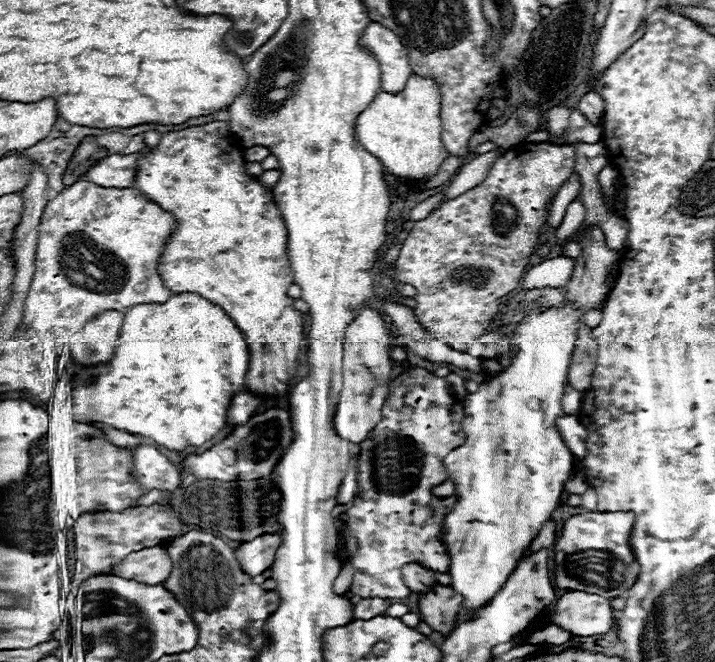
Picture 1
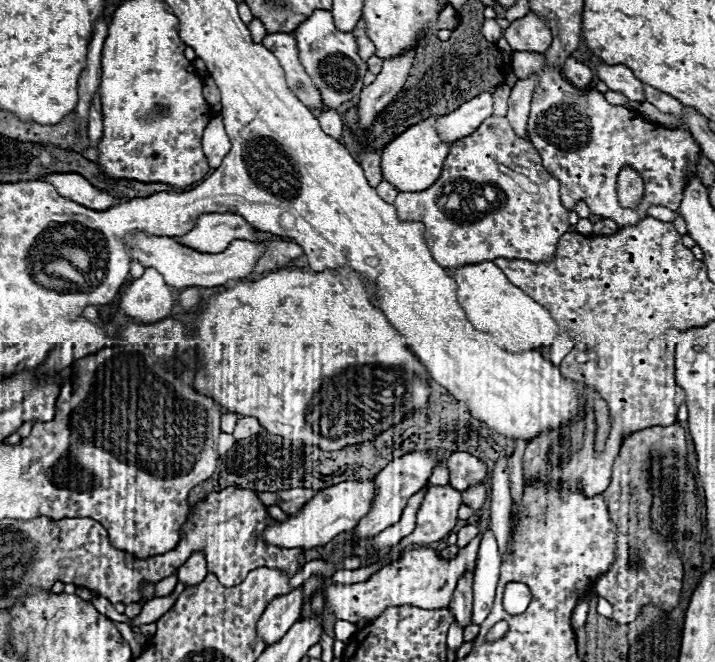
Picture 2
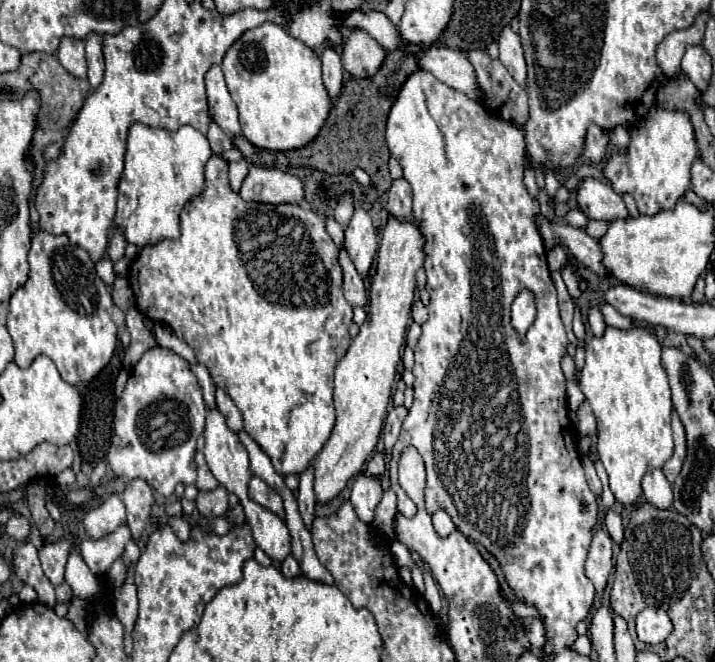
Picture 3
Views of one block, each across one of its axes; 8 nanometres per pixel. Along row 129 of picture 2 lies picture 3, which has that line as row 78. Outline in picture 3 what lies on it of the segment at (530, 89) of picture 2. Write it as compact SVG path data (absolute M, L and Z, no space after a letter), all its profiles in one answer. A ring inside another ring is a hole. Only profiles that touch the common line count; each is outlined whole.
M506 26L502 30L498 46L500 46L500 62L506 66L506 70L510 72L510 76L520 86L526 86L526 62L524 62L522 44L520 44L518 34L512 32L510 26Z

